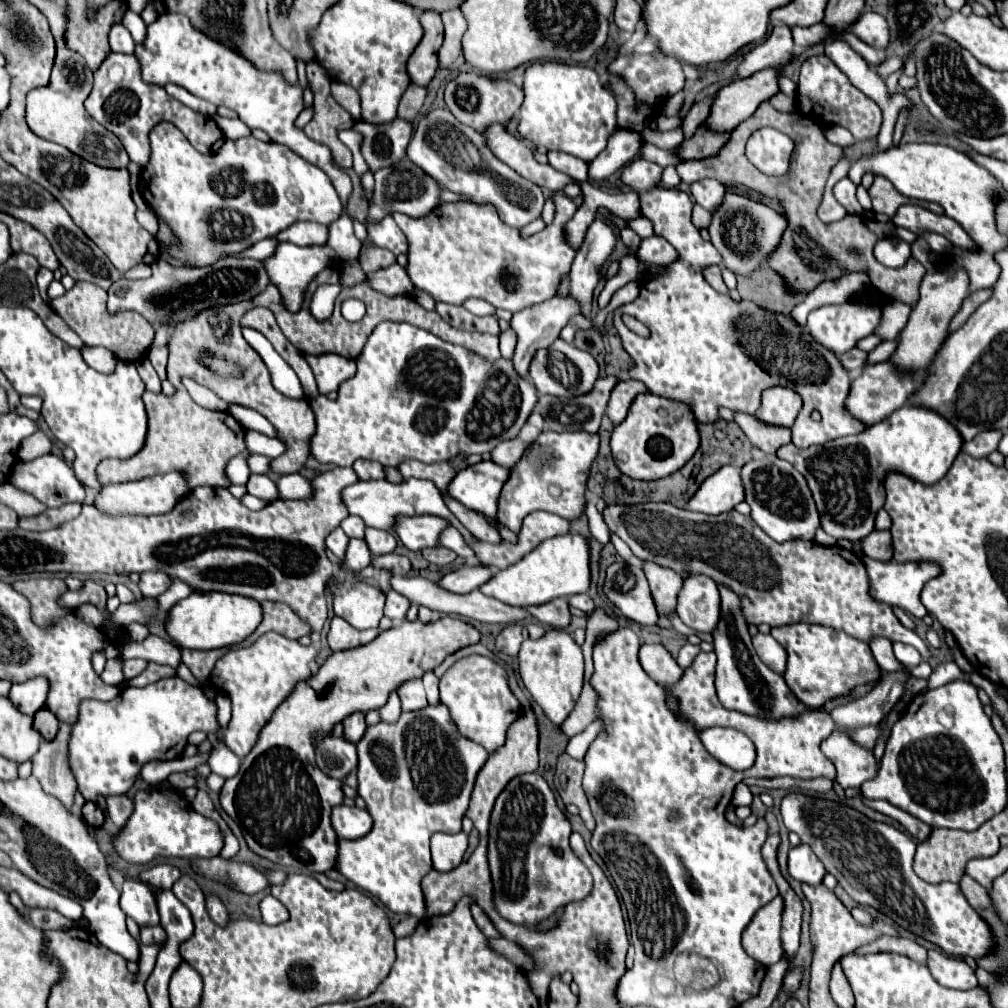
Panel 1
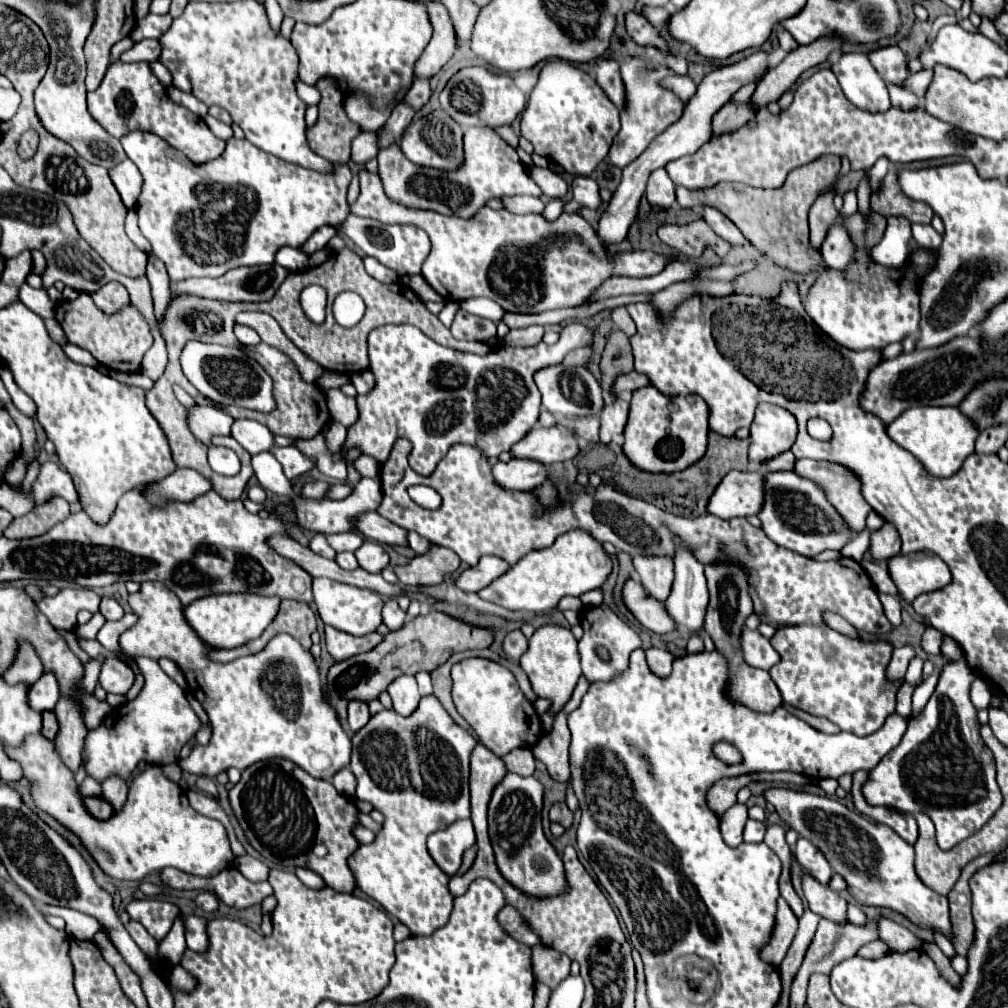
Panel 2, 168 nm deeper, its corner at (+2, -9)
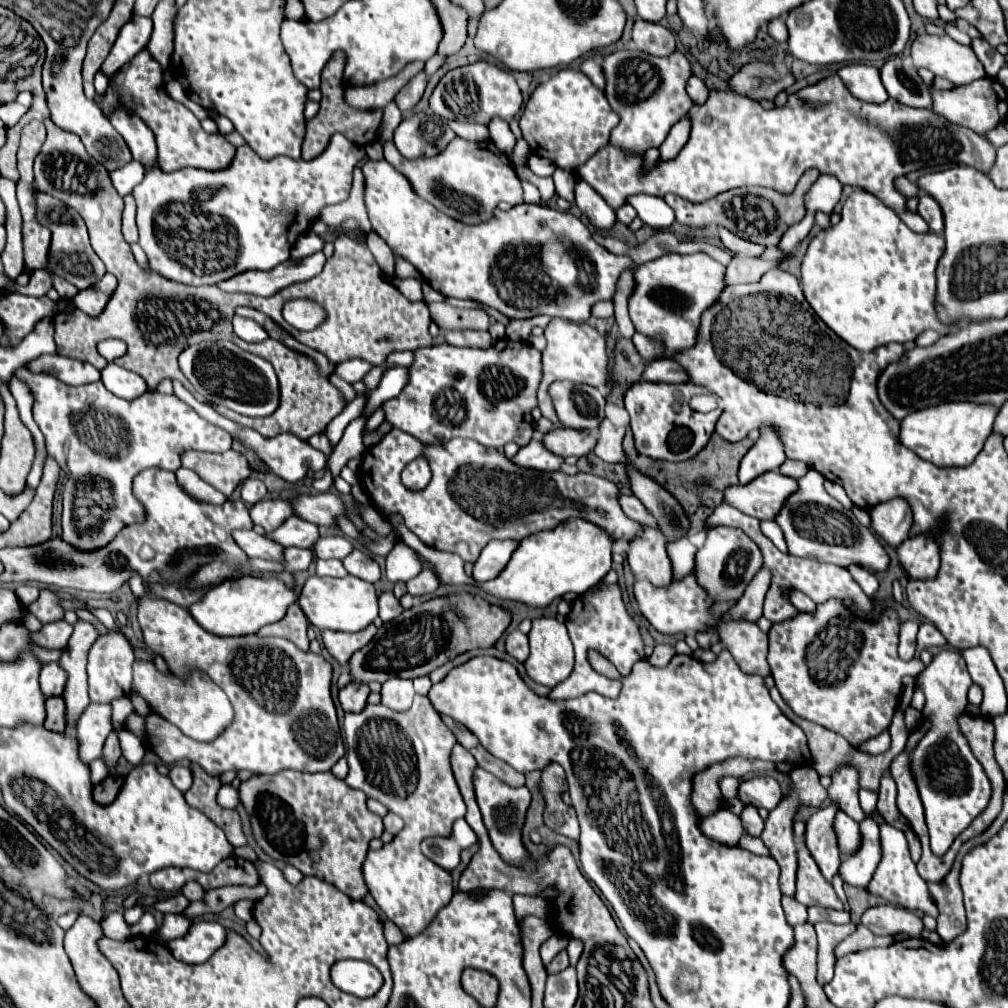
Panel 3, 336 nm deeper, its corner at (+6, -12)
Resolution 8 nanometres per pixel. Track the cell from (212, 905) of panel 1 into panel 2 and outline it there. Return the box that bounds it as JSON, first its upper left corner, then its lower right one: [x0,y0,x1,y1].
[196,892,218,912]

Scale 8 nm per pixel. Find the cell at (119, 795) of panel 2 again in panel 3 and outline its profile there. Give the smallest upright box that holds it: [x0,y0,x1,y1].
[104,731,122,775]

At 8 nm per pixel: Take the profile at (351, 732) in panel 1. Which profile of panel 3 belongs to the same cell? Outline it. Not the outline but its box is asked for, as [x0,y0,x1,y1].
[340,681,368,711]

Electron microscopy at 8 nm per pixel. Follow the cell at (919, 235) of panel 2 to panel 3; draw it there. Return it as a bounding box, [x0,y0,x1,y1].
[574,75,996,233]

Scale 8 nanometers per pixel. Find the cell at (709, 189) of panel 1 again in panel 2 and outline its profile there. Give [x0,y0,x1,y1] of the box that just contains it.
[702,206,748,246]

